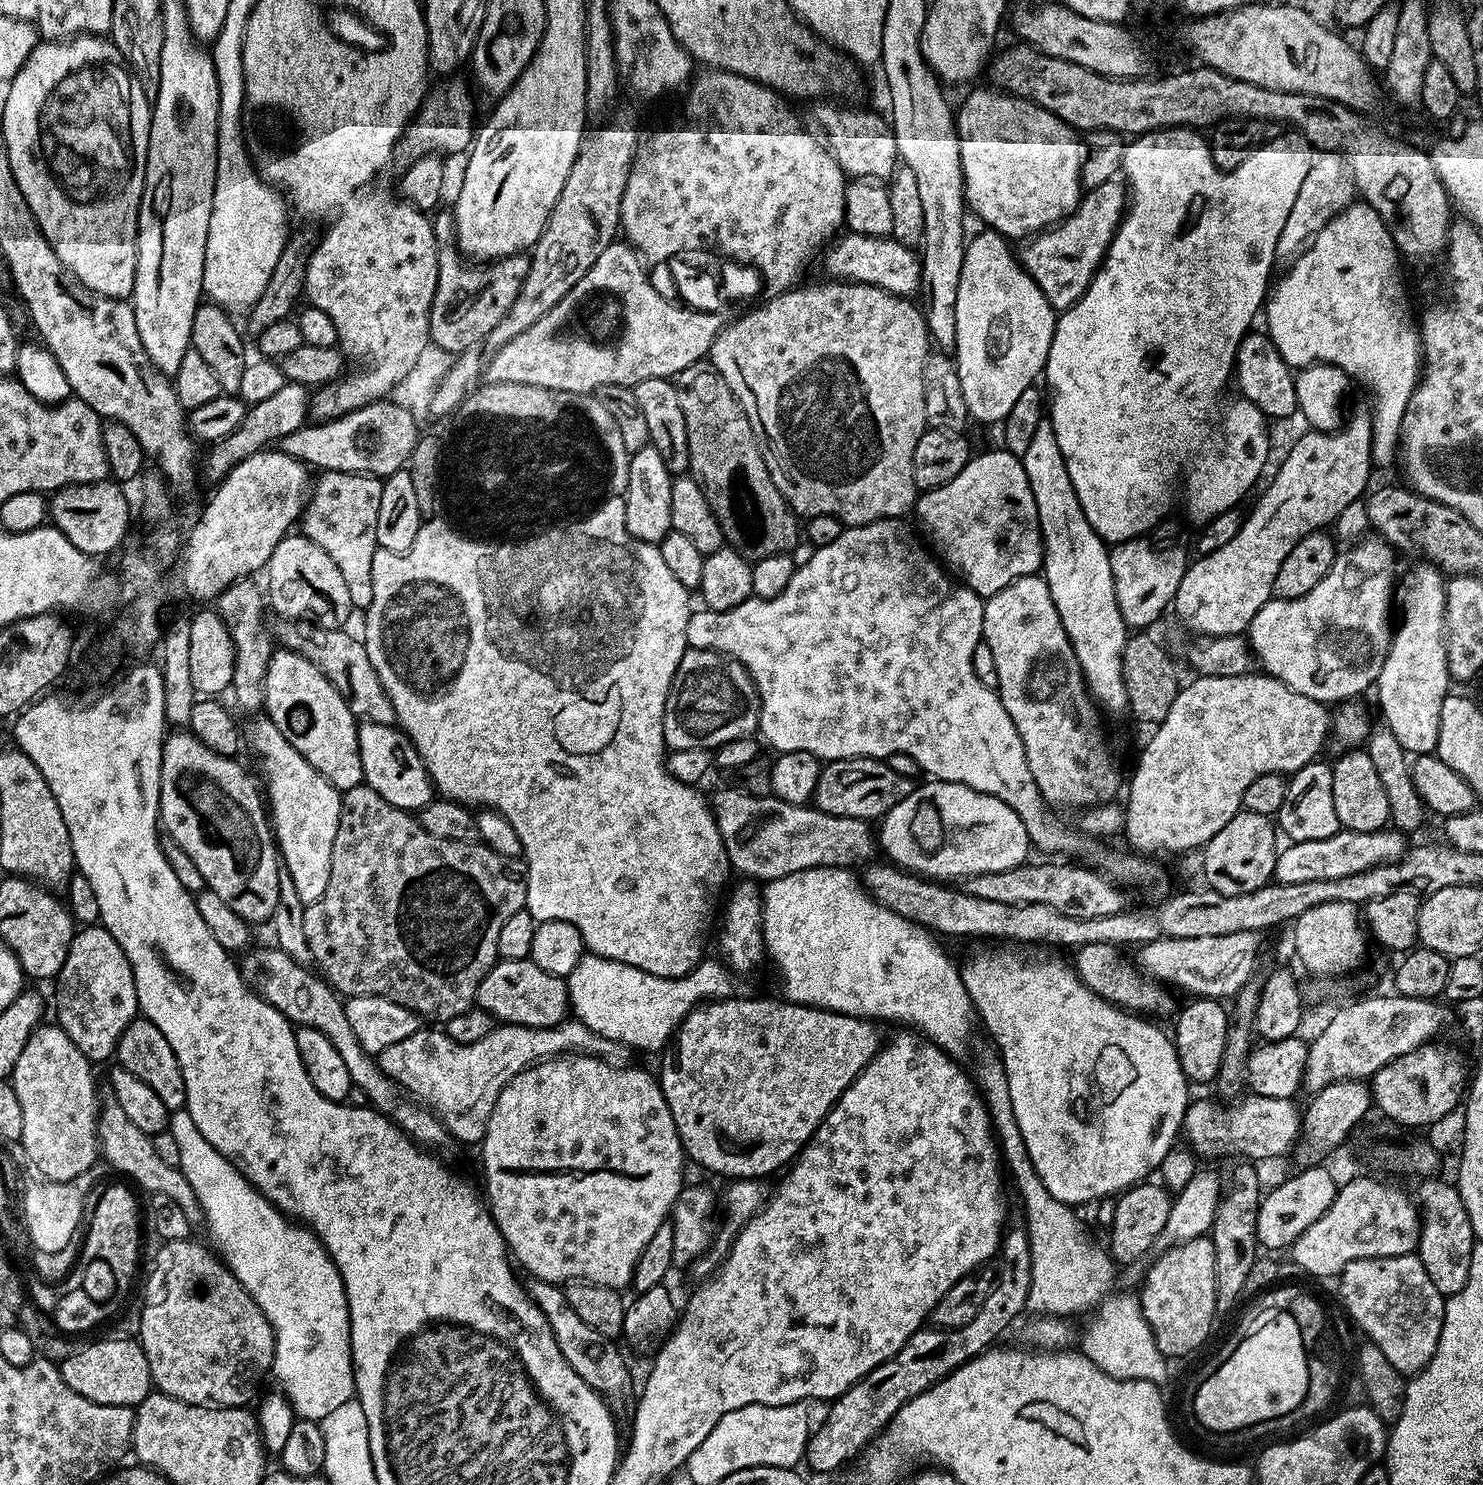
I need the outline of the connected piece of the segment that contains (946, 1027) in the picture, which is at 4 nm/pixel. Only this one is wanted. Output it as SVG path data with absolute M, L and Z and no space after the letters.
M811 868L767 881L762 892L764 947L780 971L783 995L793 1004L829 1008L876 1022L901 1020L901 1025L915 1026L953 1060L964 1062L972 1052L968 1035L972 1032L974 1009L961 969L958 964L956 968L932 932L878 903L864 888L861 877L852 872L848 868Z

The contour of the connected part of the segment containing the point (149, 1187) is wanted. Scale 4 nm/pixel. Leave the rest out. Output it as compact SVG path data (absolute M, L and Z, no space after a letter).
M111 1098L105 1099L100 1105L100 1111L96 1117L96 1138L98 1141L98 1152L112 1168L117 1168L124 1177L127 1178L137 1189L145 1188L145 1193L166 1194L166 1198L174 1198L178 1206L186 1213L186 1218L190 1218L193 1226L201 1223L200 1204L196 1201L194 1190L190 1190L190 1182L180 1173L179 1168L166 1166L162 1158L158 1158L158 1153L154 1151L152 1137L147 1136L130 1118L126 1118L122 1106Z

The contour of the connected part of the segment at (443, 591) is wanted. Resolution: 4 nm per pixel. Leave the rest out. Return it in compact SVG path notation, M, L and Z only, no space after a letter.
M609 495L593 511L592 520L580 526L582 530L572 528L551 532L530 544L489 552L476 548L476 544L457 539L442 518L423 521L418 538L414 538L414 546L410 546L408 552L378 550L374 554L374 598L363 613L362 639L366 654L370 654L370 663L392 703L399 731L416 747L435 791L443 799L457 800L459 804L492 808L502 813L510 826L514 826L524 847L522 859L528 865L527 912L537 922L570 922L578 934L582 934L585 949L593 956L646 970L646 974L678 978L694 971L697 964L705 959L704 947L708 944L708 935L711 932L713 935L718 905L725 891L724 883L730 873L726 846L716 825L711 803L703 800L693 785L678 782L666 767L666 698L674 682L678 662L682 662L682 654L689 648L686 626L694 605L688 597L691 596L690 589L674 578L659 547L632 537L626 526L626 506L621 497Z

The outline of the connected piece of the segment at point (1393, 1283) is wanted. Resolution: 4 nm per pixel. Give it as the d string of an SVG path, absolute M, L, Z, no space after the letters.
M1419 1255L1387 1256L1355 1260L1338 1277L1344 1308L1356 1319L1367 1339L1386 1354L1394 1370L1411 1378L1434 1358L1442 1330L1445 1296L1430 1282Z

